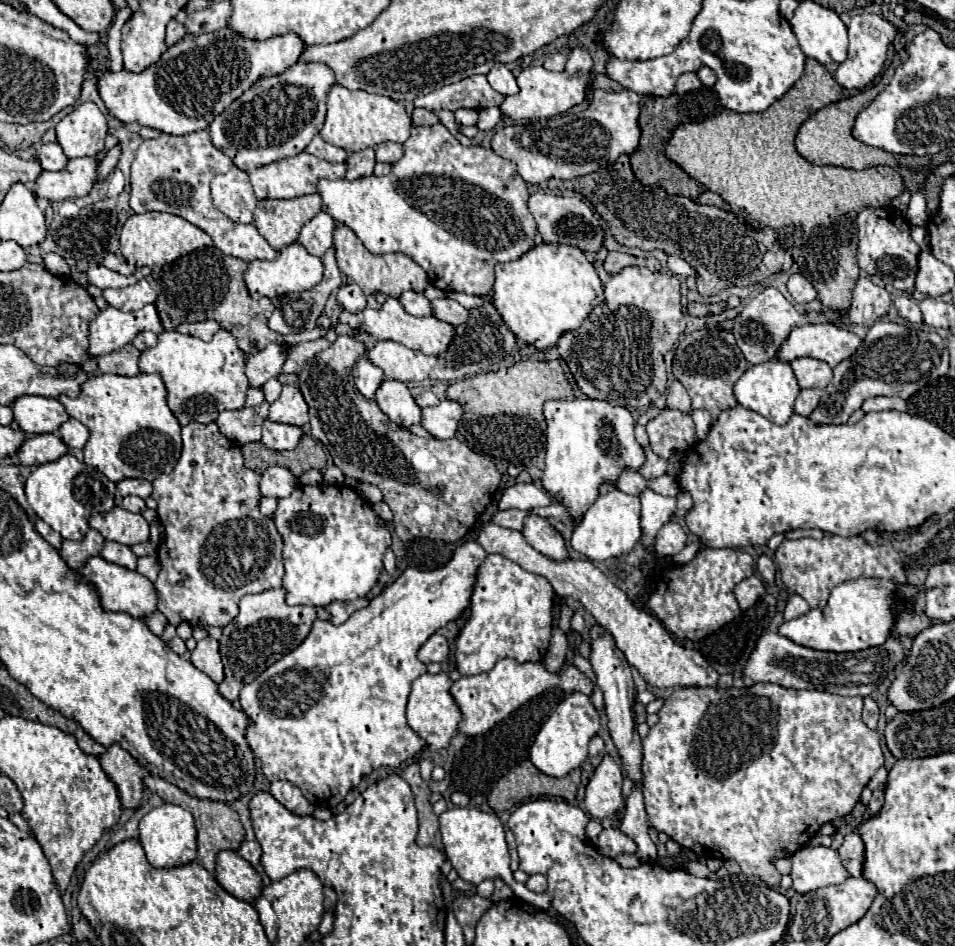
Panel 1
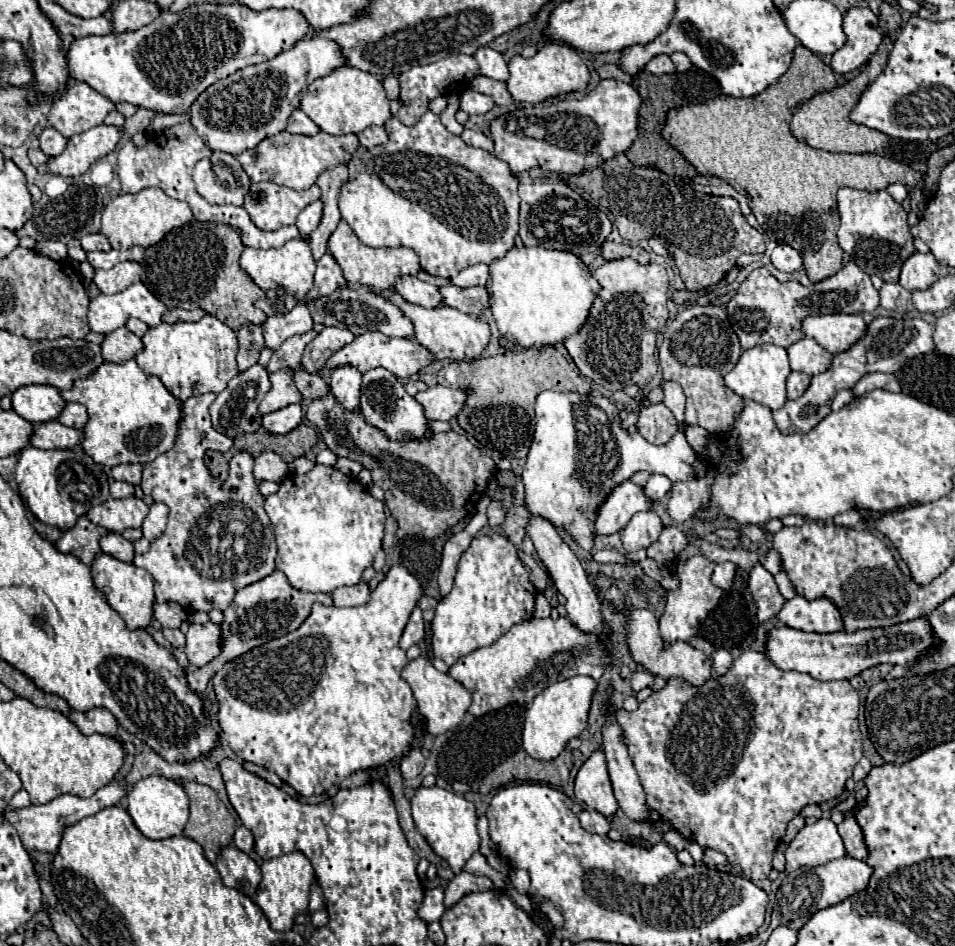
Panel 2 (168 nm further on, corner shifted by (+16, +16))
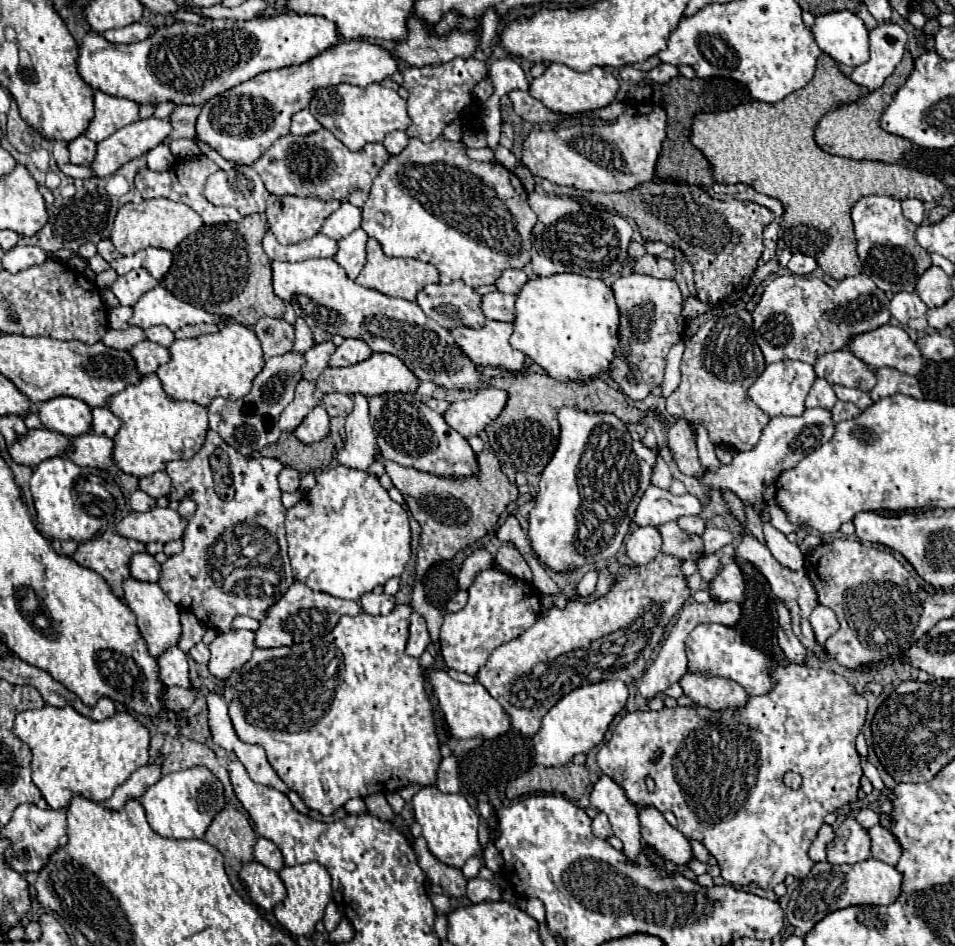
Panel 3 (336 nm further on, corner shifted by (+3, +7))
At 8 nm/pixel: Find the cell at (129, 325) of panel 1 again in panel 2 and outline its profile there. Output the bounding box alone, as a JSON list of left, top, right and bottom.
[88,282,168,334]

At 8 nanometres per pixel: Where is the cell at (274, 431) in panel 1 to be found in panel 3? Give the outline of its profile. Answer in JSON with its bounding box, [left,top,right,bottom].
[293,407,331,443]

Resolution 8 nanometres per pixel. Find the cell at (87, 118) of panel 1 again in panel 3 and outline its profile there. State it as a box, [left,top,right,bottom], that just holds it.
[85,91,139,143]

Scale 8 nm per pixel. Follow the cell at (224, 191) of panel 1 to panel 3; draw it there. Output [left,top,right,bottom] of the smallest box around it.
[203,165,269,215]

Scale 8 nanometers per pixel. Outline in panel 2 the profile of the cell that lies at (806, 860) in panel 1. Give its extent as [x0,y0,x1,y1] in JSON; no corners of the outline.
[786,818,846,872]

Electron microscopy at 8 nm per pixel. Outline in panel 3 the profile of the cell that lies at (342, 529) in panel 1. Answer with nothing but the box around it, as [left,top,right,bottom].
[285,465,411,601]

